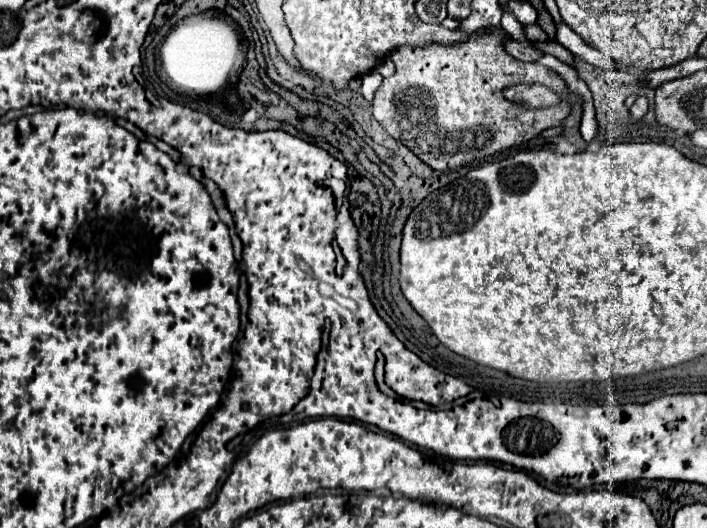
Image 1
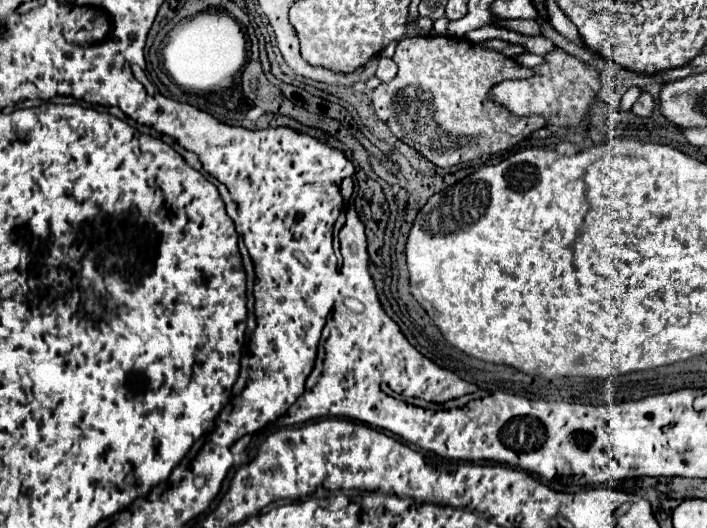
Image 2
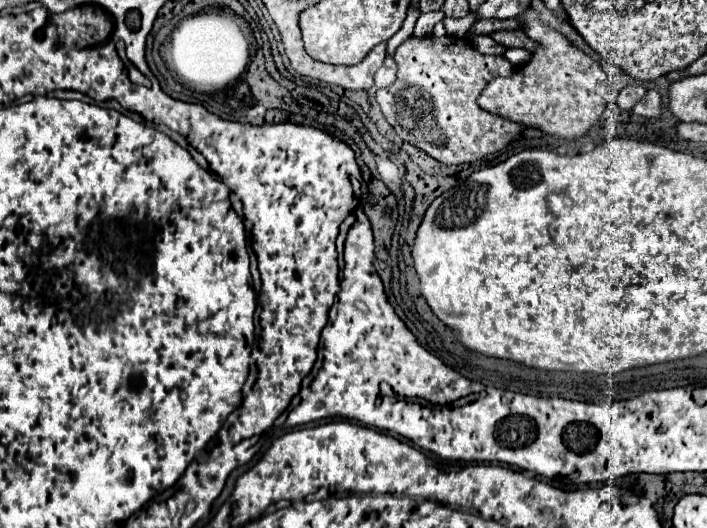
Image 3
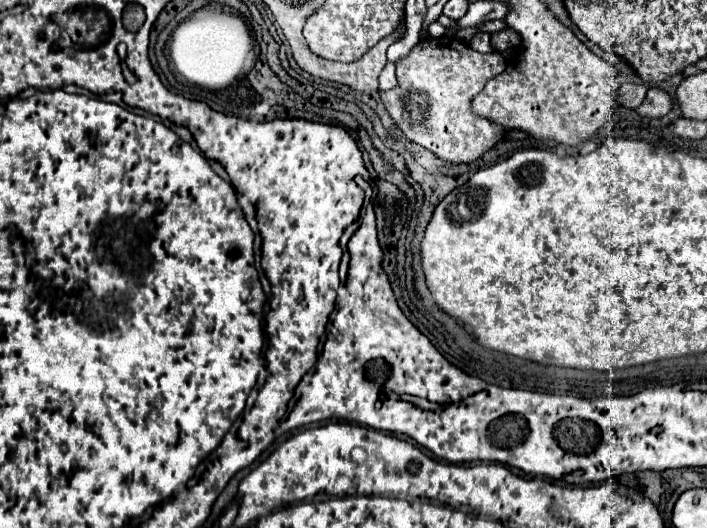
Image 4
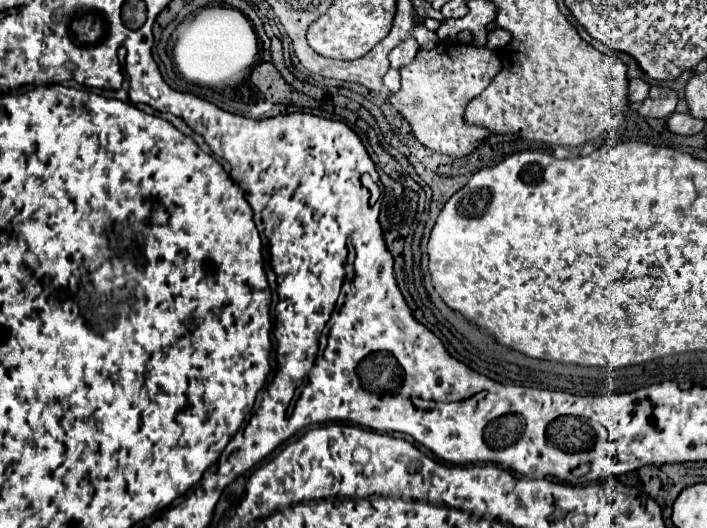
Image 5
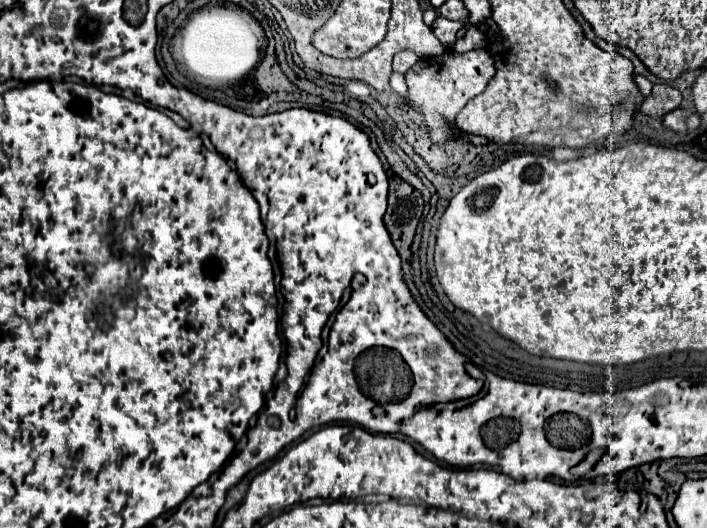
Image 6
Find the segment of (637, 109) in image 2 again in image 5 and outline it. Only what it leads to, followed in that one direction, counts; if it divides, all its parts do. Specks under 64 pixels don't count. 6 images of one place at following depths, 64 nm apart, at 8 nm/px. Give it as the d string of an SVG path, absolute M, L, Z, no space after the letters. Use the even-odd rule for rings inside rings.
M652 86L650 96L638 108L638 114L648 118L668 118L678 104L678 94L666 86Z

